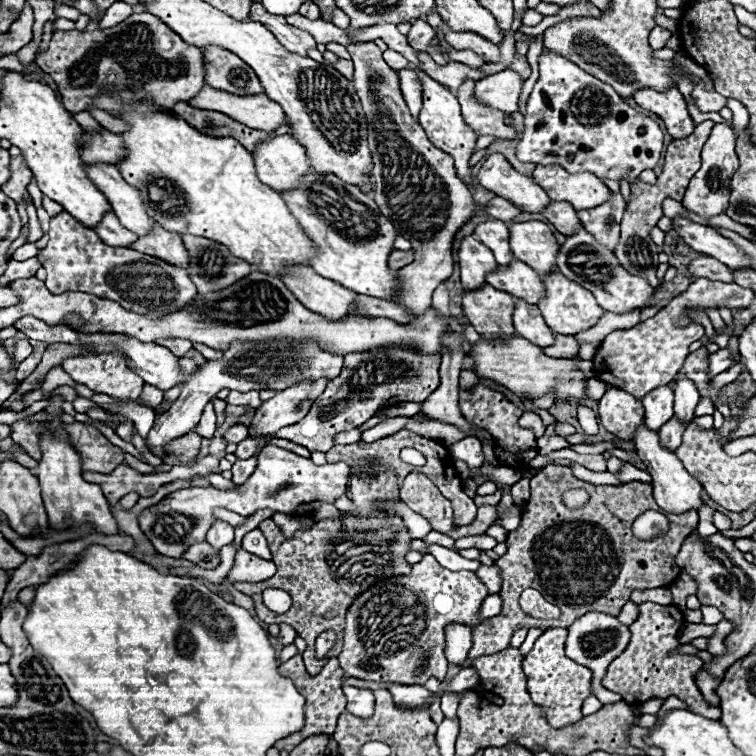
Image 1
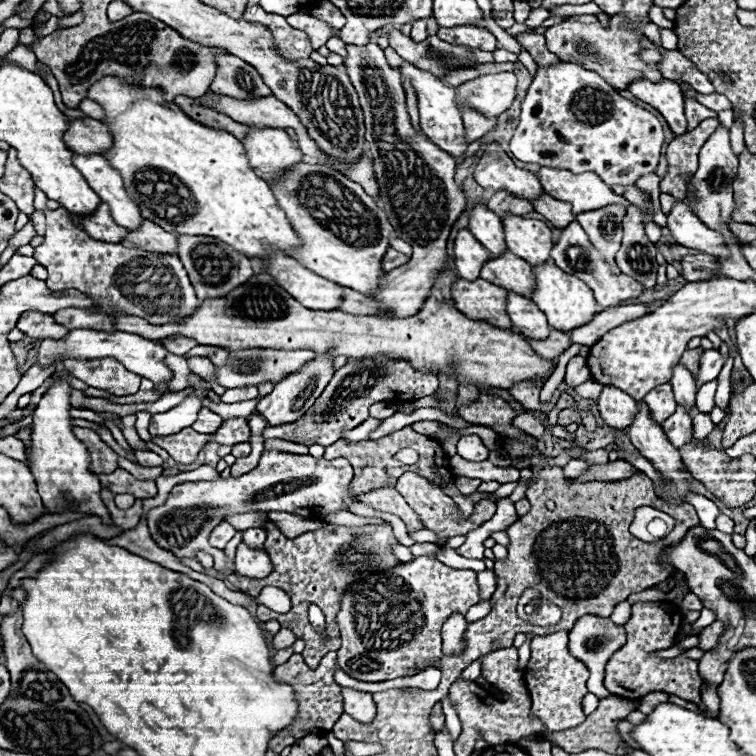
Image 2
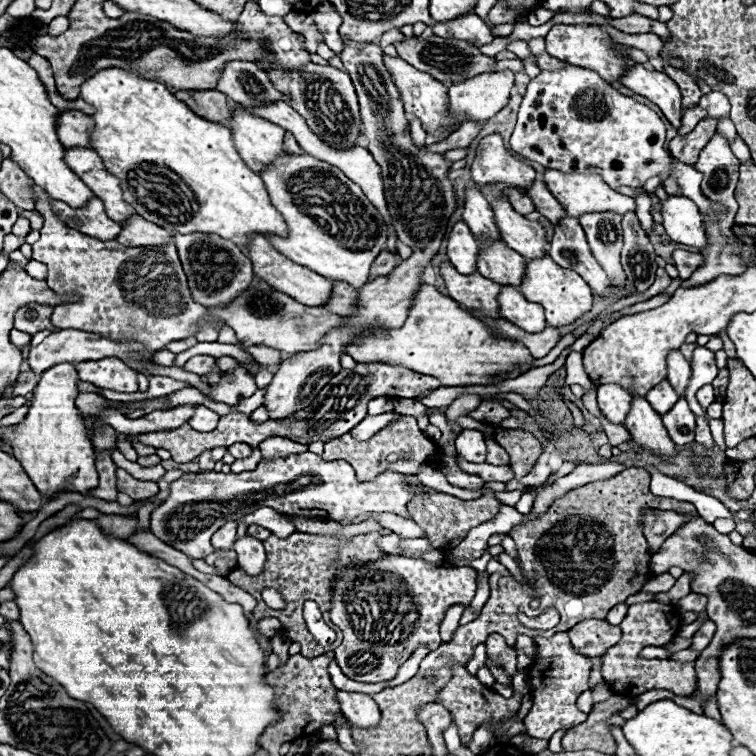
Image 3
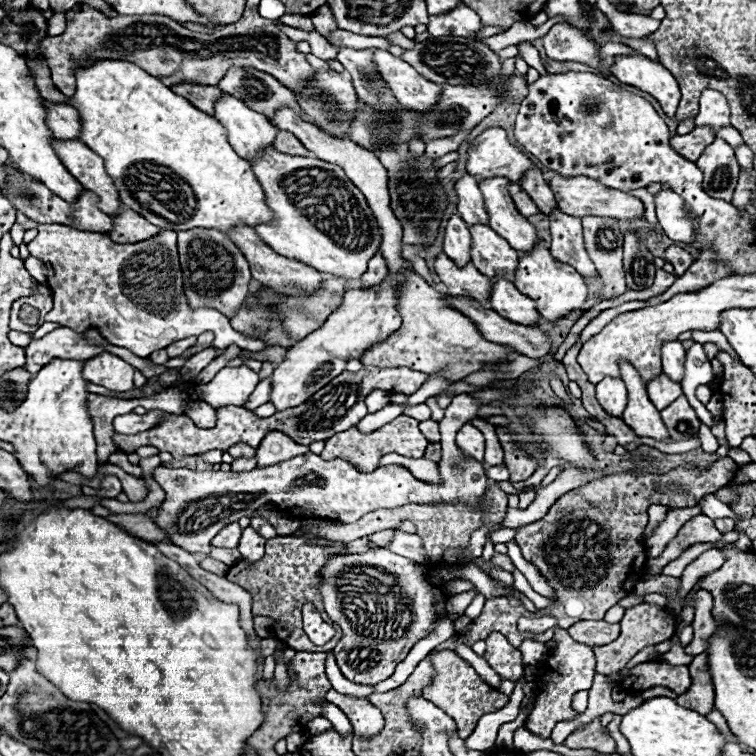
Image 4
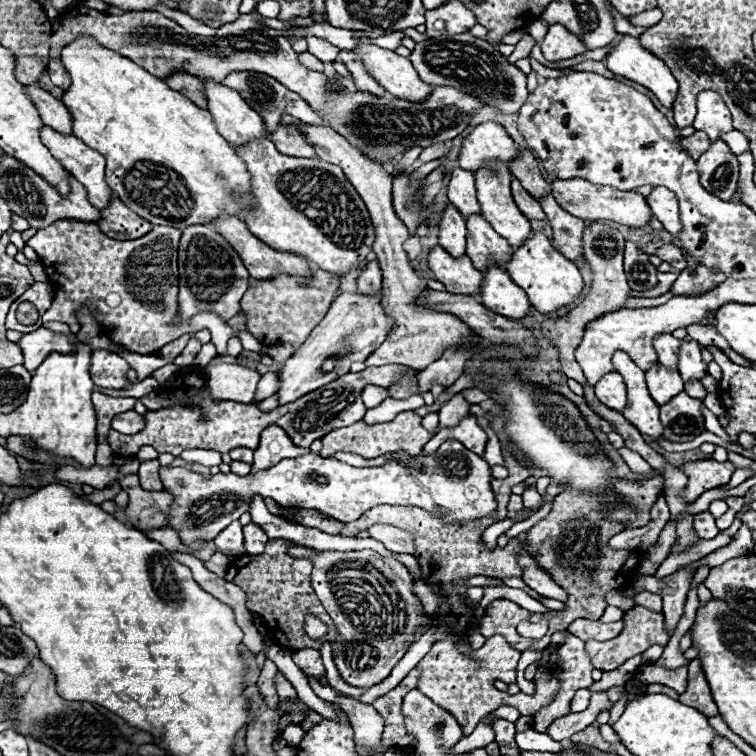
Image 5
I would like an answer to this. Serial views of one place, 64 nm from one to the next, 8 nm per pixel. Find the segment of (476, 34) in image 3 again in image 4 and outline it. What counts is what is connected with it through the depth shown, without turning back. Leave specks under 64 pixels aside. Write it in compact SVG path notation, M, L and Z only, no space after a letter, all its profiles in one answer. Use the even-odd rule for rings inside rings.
M458 4L450 12L438 14L438 16L428 16L428 32L430 36L466 36L466 38L476 38L476 32L482 28L478 14L464 6Z

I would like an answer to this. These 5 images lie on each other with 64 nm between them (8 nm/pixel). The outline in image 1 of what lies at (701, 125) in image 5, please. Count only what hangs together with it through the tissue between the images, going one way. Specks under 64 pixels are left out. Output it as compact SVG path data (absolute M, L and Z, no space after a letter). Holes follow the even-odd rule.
M696 86L696 90L692 90L692 98L702 112L720 112L728 102L728 98L720 96L714 90L704 90L702 86Z

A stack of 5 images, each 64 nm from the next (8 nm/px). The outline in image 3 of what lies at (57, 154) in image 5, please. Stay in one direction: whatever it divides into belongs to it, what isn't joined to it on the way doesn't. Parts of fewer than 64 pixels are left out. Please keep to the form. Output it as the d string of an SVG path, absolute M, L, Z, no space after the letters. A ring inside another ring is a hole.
M66 148L64 150L64 160L70 166L70 170L104 202L106 214L114 222L124 222L128 214L132 214L132 206L128 206L122 200L122 190L118 178L106 172L102 158L90 150L90 148Z

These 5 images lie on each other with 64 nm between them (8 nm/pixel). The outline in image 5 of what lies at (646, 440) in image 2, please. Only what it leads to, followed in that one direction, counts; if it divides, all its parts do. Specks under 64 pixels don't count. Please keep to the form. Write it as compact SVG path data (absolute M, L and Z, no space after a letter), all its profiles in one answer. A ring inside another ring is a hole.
M616 350L612 356L612 366L616 372L622 374L626 384L626 408L622 414L632 422L642 434L648 434L652 438L662 436L662 424L658 418L658 404L648 394L644 372L630 360L630 356L622 350Z

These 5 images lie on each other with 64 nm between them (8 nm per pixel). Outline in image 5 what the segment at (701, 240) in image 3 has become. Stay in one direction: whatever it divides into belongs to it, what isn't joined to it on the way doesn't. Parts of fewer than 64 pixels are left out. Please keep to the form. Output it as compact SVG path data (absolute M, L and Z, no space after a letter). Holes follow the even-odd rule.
M654 186L652 192L646 196L646 202L650 204L654 216L664 224L664 230L668 230L676 238L676 234L680 234L680 216L678 216L676 196L664 186Z

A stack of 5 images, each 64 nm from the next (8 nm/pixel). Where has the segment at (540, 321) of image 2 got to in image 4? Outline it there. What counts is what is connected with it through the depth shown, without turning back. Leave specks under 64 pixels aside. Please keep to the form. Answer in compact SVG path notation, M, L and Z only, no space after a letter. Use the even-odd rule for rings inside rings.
M492 278L492 290L490 290L490 308L496 310L500 316L508 318L510 322L520 322L526 326L532 326L540 322L540 314L534 306L534 302L516 290L516 286L510 280Z

